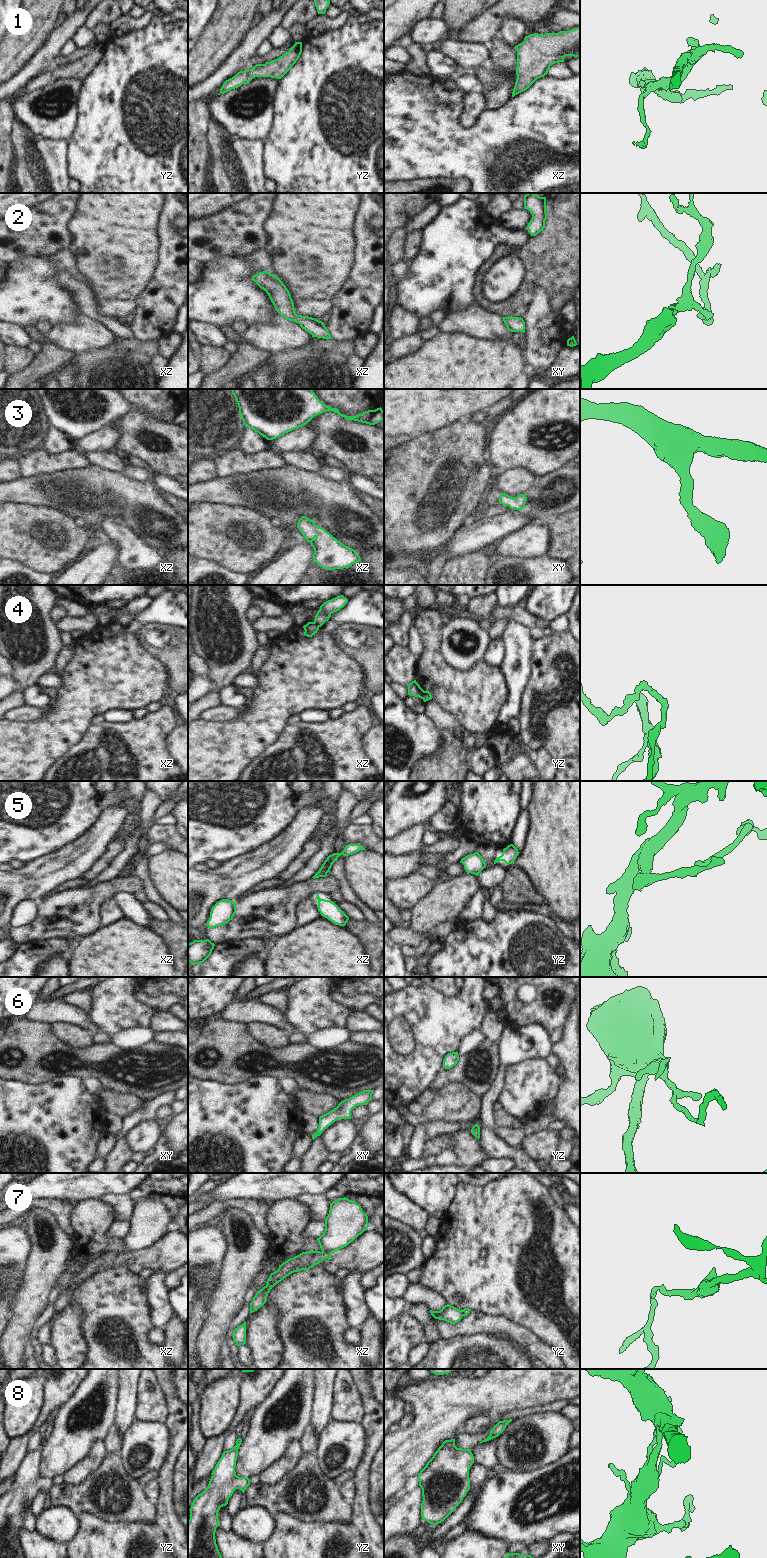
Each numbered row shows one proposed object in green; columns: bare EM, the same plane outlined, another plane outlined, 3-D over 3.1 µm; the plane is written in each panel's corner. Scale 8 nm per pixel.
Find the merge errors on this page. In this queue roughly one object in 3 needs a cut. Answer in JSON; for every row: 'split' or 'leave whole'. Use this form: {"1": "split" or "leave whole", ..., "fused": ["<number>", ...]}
{"1": "leave whole", "2": "leave whole", "3": "leave whole", "4": "split", "5": "leave whole", "6": "leave whole", "7": "split", "8": "leave whole", "fused": ["4", "7"]}

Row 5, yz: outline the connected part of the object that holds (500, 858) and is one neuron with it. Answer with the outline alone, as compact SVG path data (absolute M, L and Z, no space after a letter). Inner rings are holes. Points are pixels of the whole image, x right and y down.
M510 844L503 849L501 856L496 857L494 864L499 861L504 861L507 865L512 864L514 863L519 853L520 852L518 851L517 847L515 847L513 844Z

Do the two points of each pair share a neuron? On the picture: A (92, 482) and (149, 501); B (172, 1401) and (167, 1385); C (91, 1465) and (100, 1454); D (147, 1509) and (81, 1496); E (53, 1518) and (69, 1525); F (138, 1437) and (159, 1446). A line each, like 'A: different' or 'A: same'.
A: same
B: same
C: same
D: same
E: same
F: same

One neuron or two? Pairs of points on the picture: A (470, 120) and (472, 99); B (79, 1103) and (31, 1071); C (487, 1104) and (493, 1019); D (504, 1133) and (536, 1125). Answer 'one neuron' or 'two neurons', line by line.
A: one neuron
B: two neurons
C: two neurons
D: one neuron

